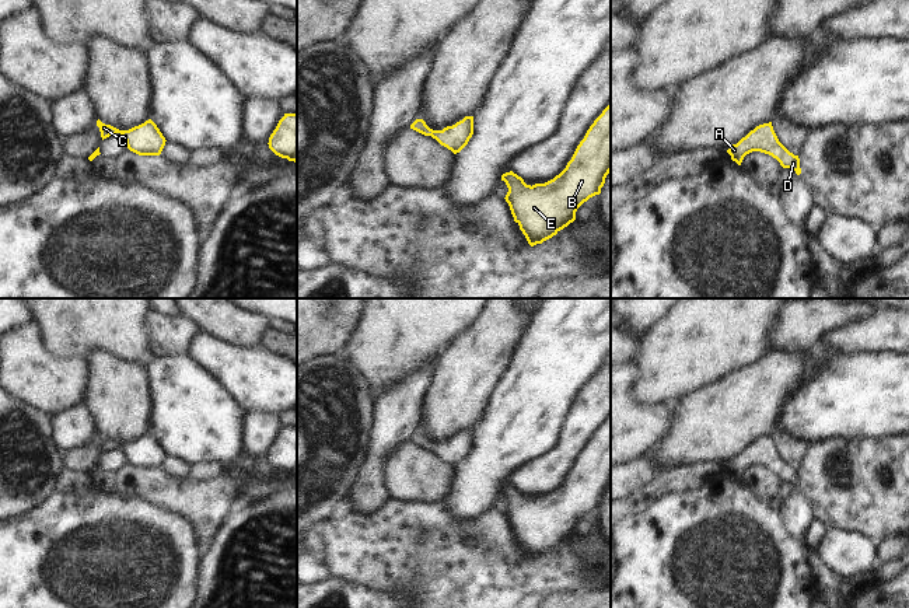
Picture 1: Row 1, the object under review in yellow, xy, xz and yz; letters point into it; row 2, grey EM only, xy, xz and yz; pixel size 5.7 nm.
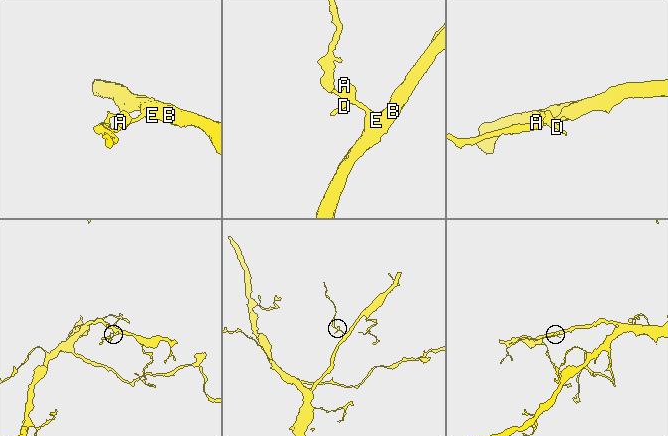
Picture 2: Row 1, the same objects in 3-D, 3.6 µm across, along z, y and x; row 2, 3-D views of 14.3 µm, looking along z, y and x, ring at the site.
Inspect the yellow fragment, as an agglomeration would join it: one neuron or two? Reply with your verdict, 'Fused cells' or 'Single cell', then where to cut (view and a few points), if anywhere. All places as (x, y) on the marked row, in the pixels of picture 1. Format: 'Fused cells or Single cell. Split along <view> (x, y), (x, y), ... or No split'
Single cell. No split.

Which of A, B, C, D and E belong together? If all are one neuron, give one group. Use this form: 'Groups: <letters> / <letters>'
Groups: A B C D E.

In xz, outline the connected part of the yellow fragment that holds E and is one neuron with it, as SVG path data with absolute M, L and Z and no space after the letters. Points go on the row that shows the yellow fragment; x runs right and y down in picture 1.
M611 104L594 120L584 139L577 146L566 168L545 184L527 185L513 171L501 175L508 192L506 202L510 206L514 221L525 235L531 247L556 235L576 220L577 209L590 198L599 195L606 175L611 172Z

